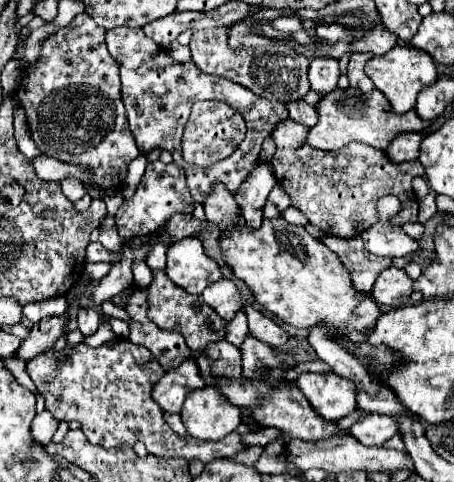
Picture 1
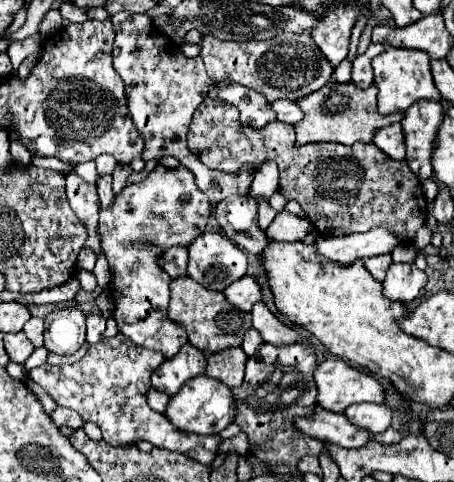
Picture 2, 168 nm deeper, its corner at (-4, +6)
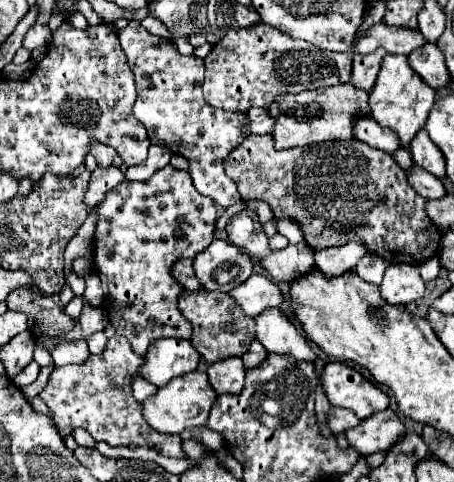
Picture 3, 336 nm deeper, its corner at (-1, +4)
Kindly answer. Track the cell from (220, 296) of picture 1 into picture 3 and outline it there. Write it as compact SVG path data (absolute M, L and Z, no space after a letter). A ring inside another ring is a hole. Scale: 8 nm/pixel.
M252 274L246 282L230 290L230 296L250 318L260 314L260 310L282 304L282 294L278 286L264 274Z

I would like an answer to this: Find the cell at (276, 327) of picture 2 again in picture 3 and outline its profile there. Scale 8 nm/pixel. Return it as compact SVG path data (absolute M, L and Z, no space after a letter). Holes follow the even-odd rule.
M268 308L256 318L256 340L272 354L292 356L296 360L316 360L306 338L278 308Z

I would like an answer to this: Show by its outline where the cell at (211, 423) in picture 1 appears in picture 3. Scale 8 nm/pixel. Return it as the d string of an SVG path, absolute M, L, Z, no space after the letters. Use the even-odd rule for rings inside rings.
M194 370L192 374L184 374L180 378L174 378L172 382L168 382L168 386L158 388L158 394L148 398L148 402L142 404L144 418L158 432L180 434L186 428L208 424L208 416L210 416L210 410L216 402L216 396L218 394L214 392L214 388L208 382L208 374L204 370Z

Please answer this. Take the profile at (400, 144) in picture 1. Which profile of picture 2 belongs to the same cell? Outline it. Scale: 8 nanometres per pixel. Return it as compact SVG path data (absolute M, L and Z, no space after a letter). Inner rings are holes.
M391 124L391 126L379 128L373 136L373 144L379 146L393 160L403 160L405 158L405 138L403 138L401 124Z

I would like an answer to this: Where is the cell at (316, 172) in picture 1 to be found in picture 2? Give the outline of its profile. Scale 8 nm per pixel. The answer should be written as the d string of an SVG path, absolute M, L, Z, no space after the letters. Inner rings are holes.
M205 100L193 114L193 122L189 128L189 148L207 164L209 168L221 170L221 172L241 172L243 166L259 168L267 160L273 160L279 166L279 192L287 200L297 200L311 220L311 224L317 228L321 236L347 236L353 232L367 232L377 226L387 228L393 232L399 240L403 240L405 246L409 246L415 240L415 232L425 224L427 210L425 210L425 194L421 188L419 178L411 172L409 164L405 160L391 160L385 152L375 148L375 144L363 144L357 142L351 148L335 142L317 142L317 144L295 144L295 128L283 122L269 122L265 128L241 128L237 114L231 104L225 104L221 100ZM357 168L361 172L361 180L357 180L355 190L351 182L351 170Z

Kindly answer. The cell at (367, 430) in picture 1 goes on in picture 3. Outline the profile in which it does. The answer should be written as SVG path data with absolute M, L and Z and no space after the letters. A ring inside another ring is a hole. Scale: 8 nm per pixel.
M330 408L328 412L328 424L332 428L334 434L340 434L344 432L346 428L354 428L360 424L360 418L356 414L352 414L352 410L346 410L346 408Z

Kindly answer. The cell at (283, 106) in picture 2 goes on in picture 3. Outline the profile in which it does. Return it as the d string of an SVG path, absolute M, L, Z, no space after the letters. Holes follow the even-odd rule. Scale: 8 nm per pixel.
M252 108L248 110L248 132L250 134L270 134L276 126L276 118L268 112L268 108Z

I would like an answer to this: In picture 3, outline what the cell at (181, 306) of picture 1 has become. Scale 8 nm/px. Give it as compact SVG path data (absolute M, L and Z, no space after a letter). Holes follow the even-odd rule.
M184 290L178 298L178 310L192 324L194 332L190 342L208 364L230 356L242 356L254 340L254 318L244 316L240 306L236 306L236 302L232 302L228 294L212 294L208 290Z

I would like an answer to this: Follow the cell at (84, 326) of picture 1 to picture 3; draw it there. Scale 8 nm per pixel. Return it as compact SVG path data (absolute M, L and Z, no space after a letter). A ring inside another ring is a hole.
M94 332L86 342L88 342L88 348L92 354L102 354L102 350L106 346L106 336L104 336L104 332Z

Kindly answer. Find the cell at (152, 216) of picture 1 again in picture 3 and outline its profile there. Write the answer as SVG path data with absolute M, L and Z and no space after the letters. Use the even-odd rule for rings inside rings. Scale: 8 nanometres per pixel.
M170 164L158 170L148 180L124 180L120 186L106 194L104 202L100 202L94 234L94 270L96 274L100 274L104 286L102 308L108 312L110 324L118 334L124 334L128 338L136 354L144 356L148 348L162 338L190 340L192 326L188 326L188 320L180 314L180 310L176 310L176 294L180 294L182 286L172 276L172 264L178 258L194 258L200 250L204 250L214 240L214 222L216 206L212 198L202 196L194 188L192 178L186 170L176 170Z

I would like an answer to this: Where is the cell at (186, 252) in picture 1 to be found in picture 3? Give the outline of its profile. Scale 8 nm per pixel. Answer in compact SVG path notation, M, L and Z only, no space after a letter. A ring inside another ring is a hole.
M214 238L206 250L196 254L194 272L204 290L228 292L250 278L252 260L230 242Z

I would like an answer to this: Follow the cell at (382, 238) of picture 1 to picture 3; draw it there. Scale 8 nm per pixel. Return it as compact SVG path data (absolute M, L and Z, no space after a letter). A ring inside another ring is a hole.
M348 242L336 248L324 248L316 252L316 268L322 270L328 278L342 276L344 272L352 270L354 264L366 254L366 246L362 242Z

